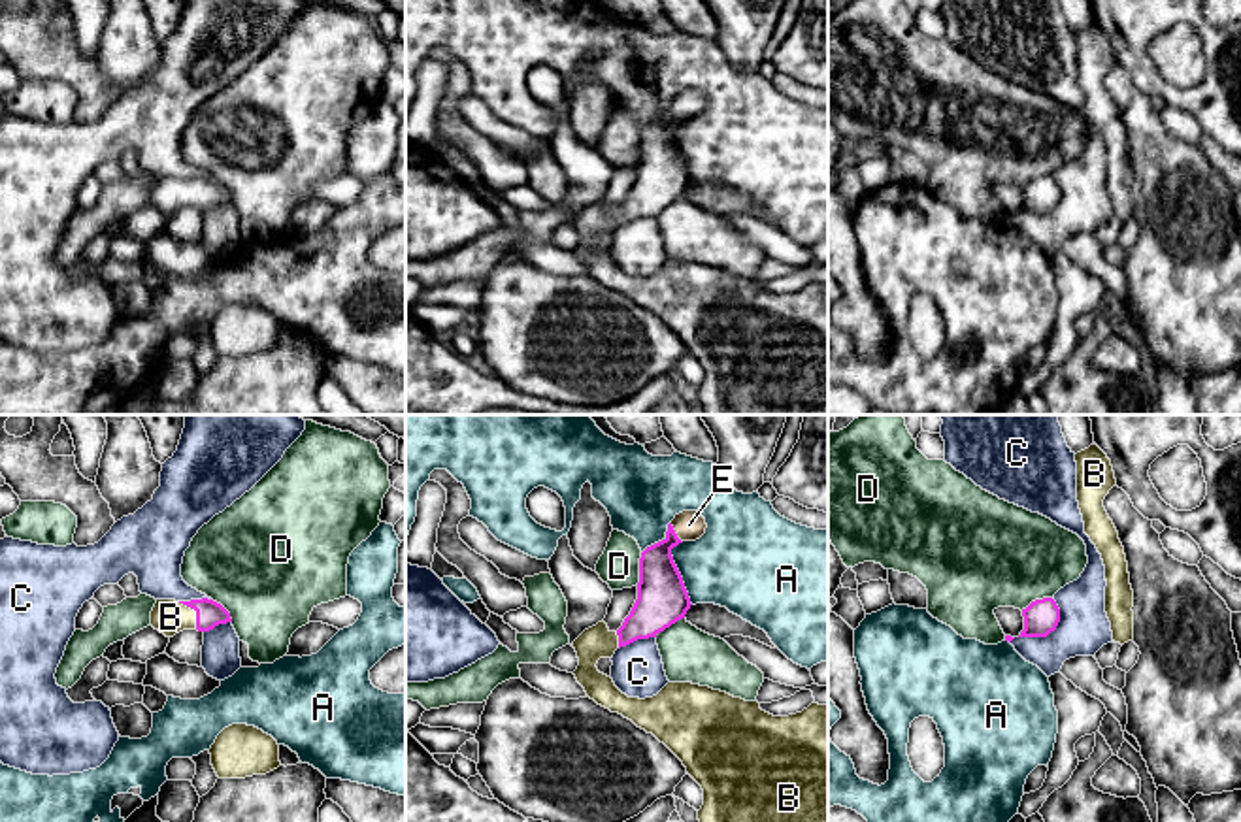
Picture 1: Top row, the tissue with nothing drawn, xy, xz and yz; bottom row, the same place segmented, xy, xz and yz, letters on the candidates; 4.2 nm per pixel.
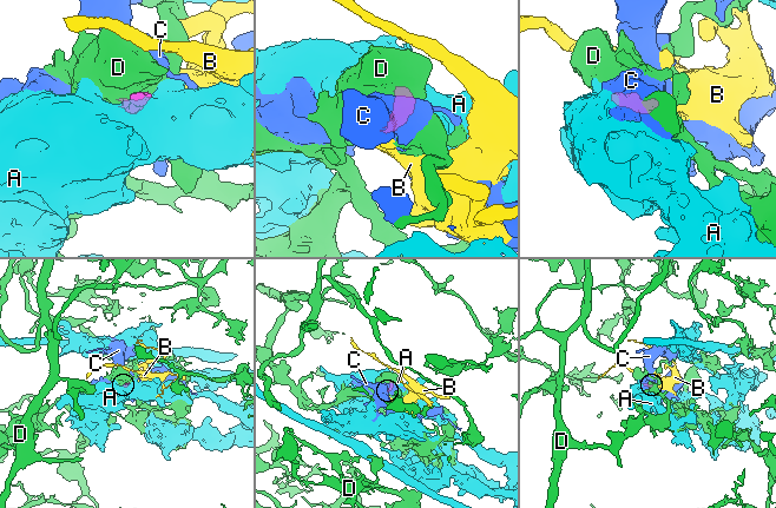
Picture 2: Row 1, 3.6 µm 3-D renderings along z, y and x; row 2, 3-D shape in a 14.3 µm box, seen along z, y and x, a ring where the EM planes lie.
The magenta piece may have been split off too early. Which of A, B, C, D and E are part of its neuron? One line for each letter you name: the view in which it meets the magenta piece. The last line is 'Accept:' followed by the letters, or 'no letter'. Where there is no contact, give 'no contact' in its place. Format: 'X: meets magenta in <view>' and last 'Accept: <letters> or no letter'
B: meets magenta in xy
E: meets magenta in xz
Accept: B, E

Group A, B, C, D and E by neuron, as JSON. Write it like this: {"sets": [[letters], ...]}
{"sets": [["A"], ["B", "E"], ["C"], ["D"]]}

